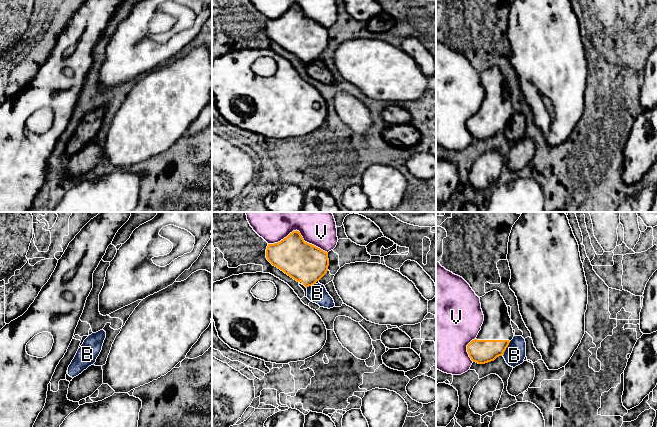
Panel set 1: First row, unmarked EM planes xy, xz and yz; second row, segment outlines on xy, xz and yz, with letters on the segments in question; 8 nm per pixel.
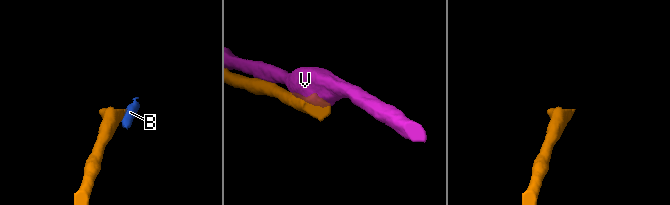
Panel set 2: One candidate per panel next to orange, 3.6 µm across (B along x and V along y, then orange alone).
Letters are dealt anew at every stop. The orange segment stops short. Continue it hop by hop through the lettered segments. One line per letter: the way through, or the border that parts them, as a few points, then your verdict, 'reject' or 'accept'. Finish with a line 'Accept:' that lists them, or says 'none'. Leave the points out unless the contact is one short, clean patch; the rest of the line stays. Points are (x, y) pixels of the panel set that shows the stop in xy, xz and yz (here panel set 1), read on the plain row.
B: border yz (510, 117), (503, 131); reject
V: reject
Accept: none

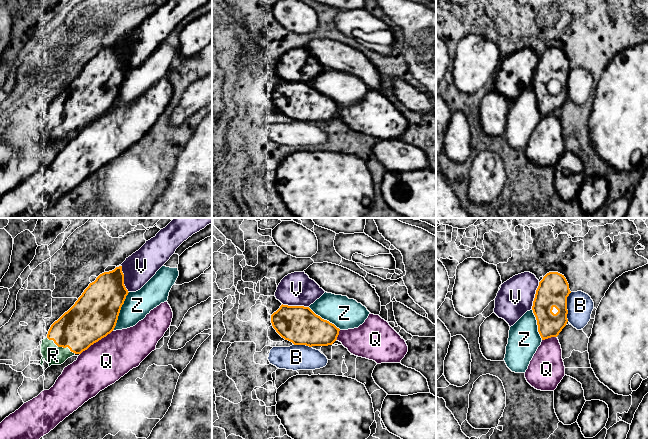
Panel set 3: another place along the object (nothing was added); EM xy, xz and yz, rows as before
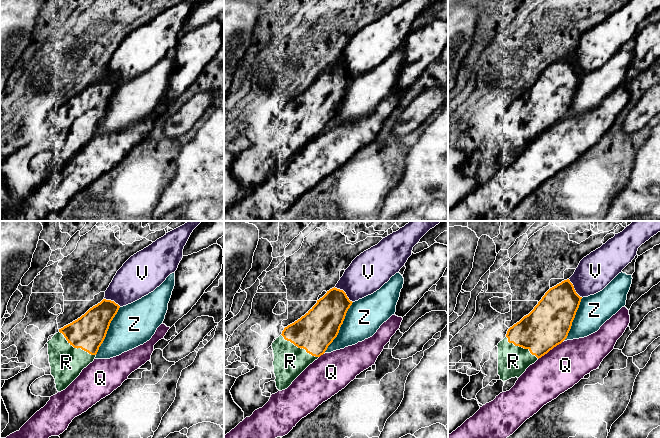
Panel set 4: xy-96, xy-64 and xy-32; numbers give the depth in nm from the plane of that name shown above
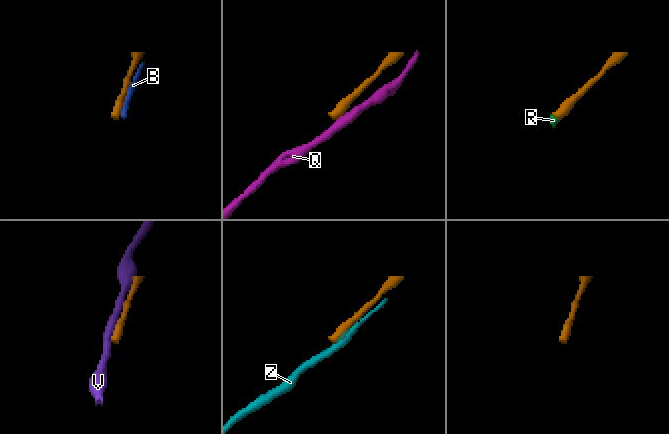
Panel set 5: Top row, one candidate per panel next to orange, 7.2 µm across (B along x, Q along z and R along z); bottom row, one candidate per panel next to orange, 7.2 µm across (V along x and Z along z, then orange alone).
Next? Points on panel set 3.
B: reject
Q: border xy (112, 106), (80, 130); reject
R: accept
V: reject
Z: reject
Accept: R

